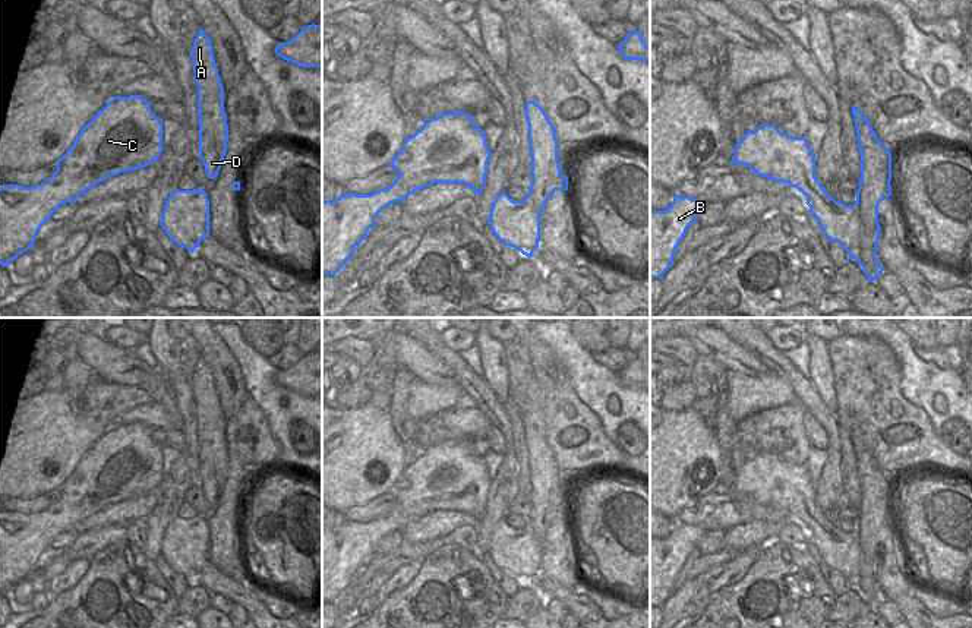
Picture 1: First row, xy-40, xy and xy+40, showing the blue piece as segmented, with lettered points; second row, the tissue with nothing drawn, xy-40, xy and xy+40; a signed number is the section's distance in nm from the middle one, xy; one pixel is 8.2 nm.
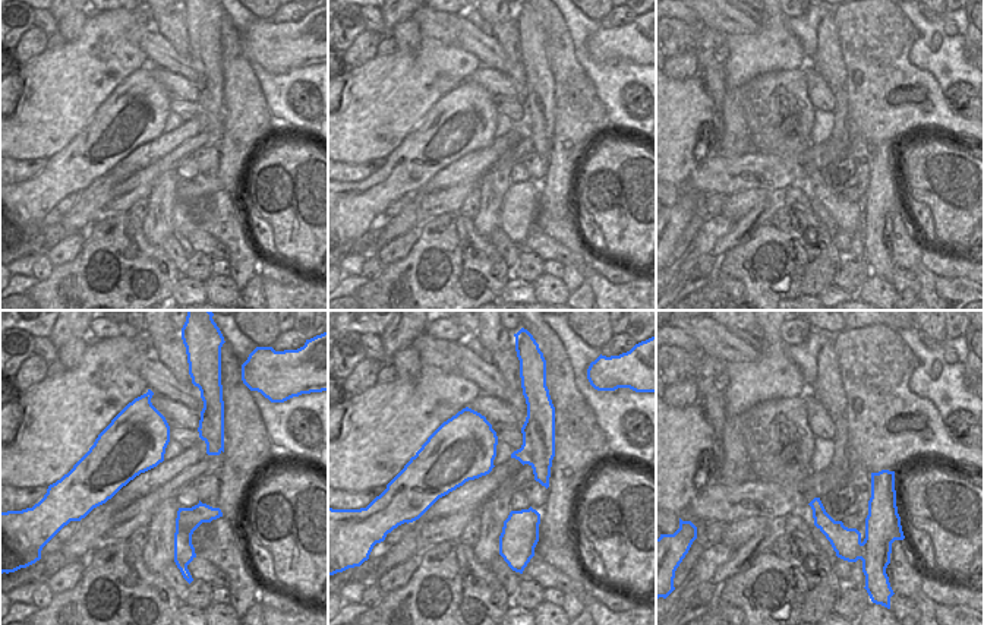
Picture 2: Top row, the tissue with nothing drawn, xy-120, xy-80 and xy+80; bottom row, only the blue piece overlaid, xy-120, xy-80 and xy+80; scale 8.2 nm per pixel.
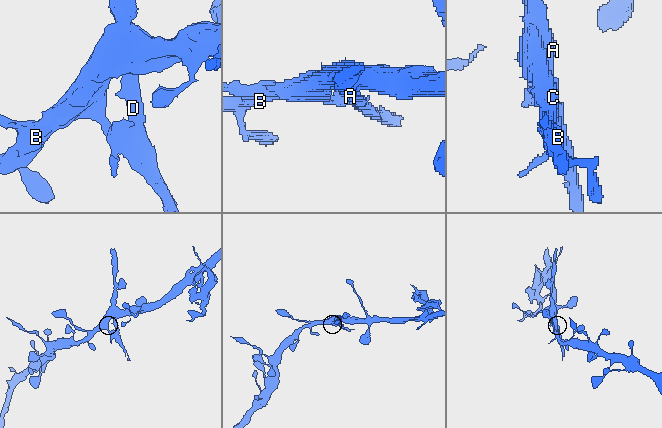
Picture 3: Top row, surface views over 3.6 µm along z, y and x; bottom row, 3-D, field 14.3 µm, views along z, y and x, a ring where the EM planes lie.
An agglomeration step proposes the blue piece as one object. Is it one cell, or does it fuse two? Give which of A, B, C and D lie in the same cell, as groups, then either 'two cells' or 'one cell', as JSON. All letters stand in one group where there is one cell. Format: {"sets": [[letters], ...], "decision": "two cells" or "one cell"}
{"sets": [["A", "D"], ["B", "C"]], "decision": "two cells"}

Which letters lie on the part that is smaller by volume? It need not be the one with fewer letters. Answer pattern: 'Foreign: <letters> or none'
Foreign: A, D

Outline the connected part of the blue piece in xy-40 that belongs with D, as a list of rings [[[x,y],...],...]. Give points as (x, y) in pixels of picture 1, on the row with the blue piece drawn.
[[[202,28],[198,31],[190,56],[198,85],[199,158],[208,177],[215,179],[227,152],[228,124],[212,44]]]

